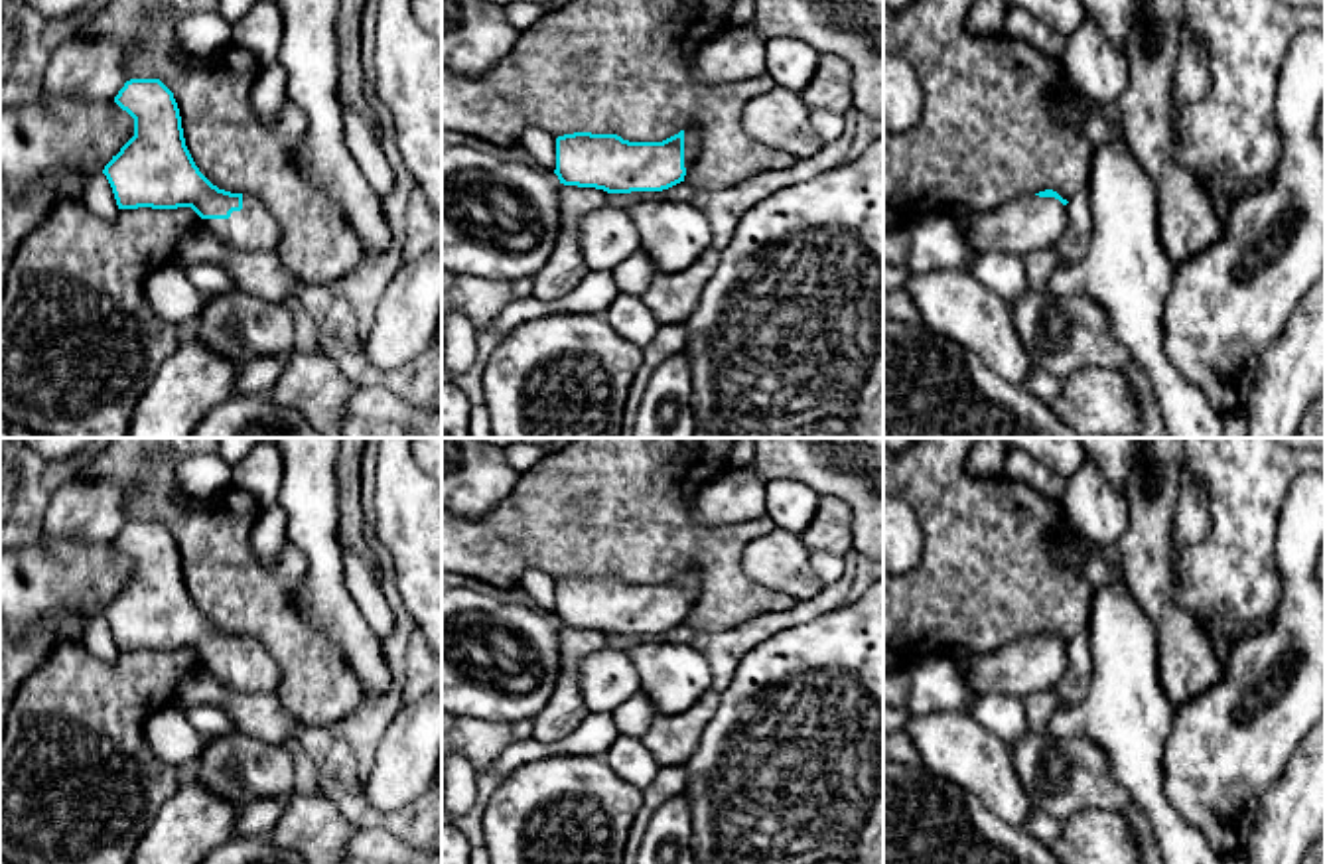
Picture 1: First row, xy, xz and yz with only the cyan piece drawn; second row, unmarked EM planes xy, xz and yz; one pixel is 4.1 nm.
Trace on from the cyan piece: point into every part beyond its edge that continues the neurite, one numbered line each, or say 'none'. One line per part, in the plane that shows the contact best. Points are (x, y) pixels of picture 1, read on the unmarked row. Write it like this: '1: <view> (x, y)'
1: xy (253, 671)

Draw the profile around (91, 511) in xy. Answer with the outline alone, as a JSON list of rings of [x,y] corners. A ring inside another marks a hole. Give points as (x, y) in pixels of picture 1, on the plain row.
[[[69,479],[49,499],[41,535],[77,537],[81,542],[114,542],[126,525],[128,499],[112,483]]]

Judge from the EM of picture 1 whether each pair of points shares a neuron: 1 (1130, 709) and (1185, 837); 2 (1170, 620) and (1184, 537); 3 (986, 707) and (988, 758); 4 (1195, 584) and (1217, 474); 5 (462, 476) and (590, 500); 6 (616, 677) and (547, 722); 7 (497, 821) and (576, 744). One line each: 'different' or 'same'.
1: same
2: different
3: different
4: same
5: different
6: different
7: different

